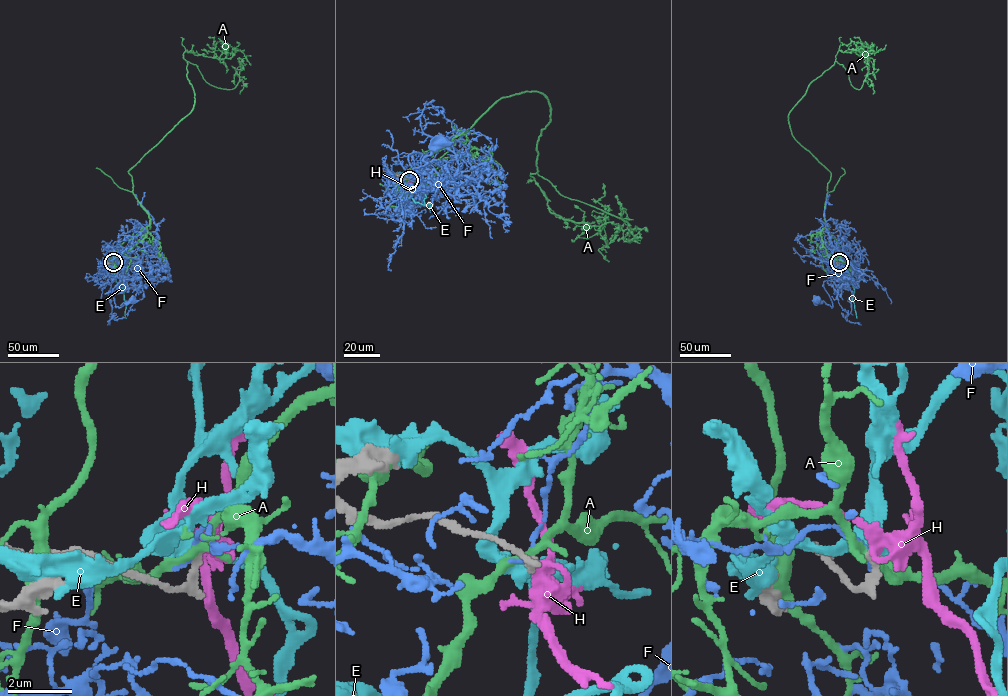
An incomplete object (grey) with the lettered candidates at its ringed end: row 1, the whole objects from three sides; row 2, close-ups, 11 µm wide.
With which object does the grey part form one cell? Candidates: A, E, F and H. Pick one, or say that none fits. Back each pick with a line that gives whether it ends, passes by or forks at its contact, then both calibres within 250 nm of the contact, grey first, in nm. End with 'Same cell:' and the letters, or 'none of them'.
H: it forks there; 240 nm thick on the grey side, 280 nm on the other
Same cell: H

